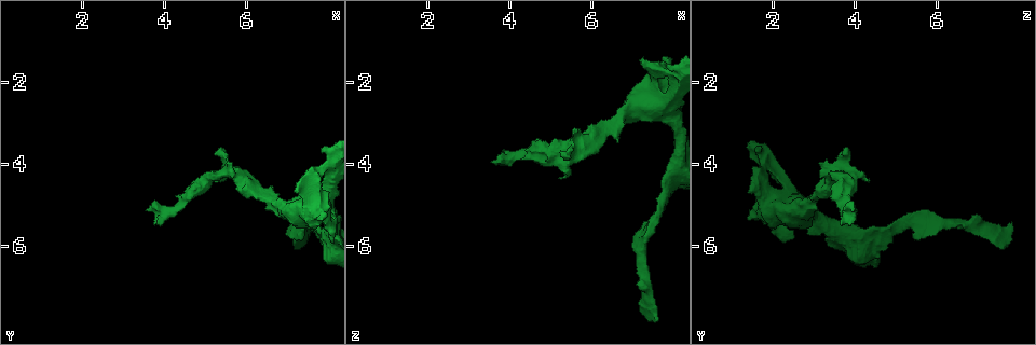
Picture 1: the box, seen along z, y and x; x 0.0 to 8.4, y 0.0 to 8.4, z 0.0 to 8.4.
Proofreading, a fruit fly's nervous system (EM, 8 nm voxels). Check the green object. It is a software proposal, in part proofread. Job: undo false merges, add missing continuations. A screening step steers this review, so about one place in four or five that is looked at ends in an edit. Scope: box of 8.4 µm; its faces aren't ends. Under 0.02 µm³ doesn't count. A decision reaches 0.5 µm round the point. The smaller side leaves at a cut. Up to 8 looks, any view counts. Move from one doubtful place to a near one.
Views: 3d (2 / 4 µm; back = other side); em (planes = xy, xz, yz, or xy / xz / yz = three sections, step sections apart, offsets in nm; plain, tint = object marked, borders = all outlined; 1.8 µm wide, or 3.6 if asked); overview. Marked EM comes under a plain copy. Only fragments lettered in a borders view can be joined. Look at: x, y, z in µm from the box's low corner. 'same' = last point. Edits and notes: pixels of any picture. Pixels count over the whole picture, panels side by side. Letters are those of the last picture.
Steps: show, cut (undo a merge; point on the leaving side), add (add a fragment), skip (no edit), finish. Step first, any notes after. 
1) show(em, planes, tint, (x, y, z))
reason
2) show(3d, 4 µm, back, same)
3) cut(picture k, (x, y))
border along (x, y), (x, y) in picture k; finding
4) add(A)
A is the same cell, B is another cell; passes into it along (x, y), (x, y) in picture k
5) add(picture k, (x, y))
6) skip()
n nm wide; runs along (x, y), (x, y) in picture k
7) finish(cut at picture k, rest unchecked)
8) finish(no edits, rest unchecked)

show(3d, 2 µm, back, (7.55, 5.45, 7.80))
an open end

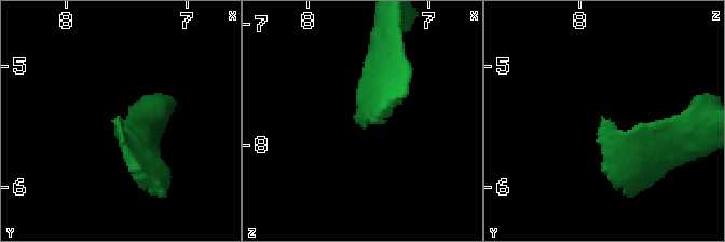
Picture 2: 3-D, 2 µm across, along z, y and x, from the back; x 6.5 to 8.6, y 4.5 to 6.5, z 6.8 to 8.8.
show(em, xz, step 8, borders, (7.56, 5.48, 7.86))
shape alone is not enough

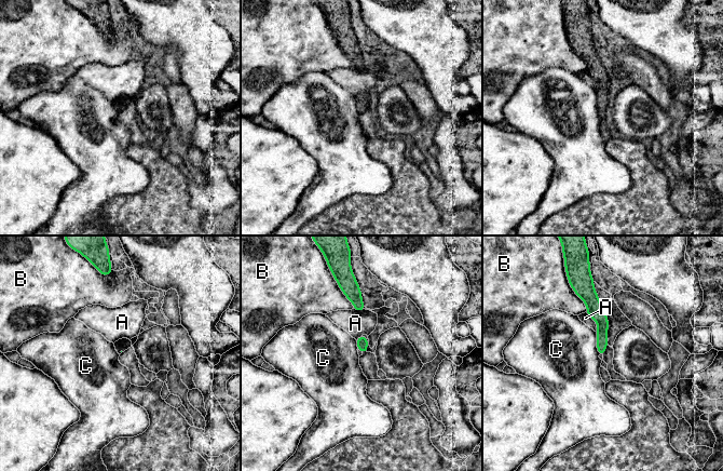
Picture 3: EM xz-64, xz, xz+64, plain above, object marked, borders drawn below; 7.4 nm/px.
skip()
A, B and C are other cells; border along (595, 332), (596, 349), (599, 354) in picture 3; none of them fits

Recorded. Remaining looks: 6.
show(em, xy, step 4, borders, (7.75, 5.65, 4.60))
calibre changes

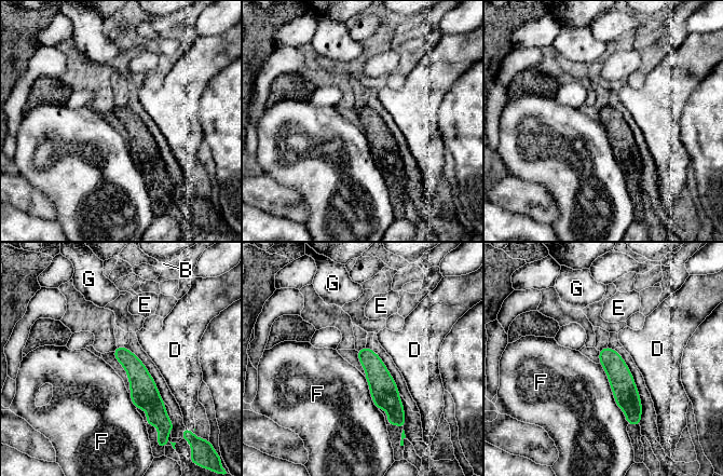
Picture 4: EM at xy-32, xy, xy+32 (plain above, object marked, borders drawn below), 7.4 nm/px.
show(em, planes, borders, same)
cut it another way

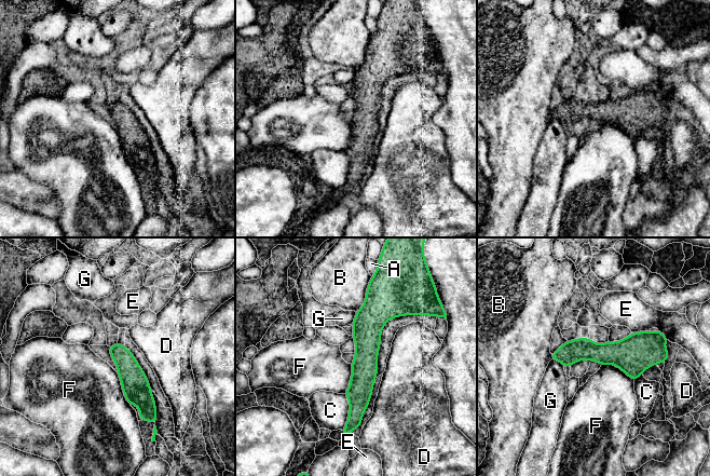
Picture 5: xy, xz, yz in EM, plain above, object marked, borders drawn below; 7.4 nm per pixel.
skip()
180 nm wide; A, B, C, D, E, F and G are other cells; runs along (368, 295), (365, 369), (351, 423) in picture 5; all the same cell

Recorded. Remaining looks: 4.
show(3d, 2 µm, (3.55, 5.10, 3.90))
an open end

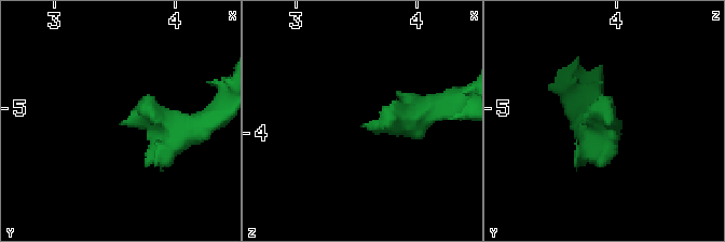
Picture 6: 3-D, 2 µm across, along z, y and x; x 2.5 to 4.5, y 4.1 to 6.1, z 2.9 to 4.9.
show(em, planes, borders, (3.58, 5.10, 3.90))

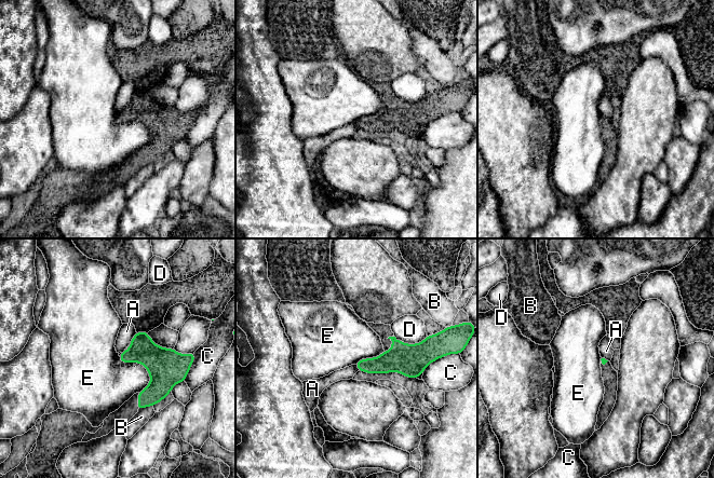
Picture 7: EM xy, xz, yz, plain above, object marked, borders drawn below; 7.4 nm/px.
skip()
E touches over 320 nm; A, B, C, D and E are other cells; border along (118, 356), (139, 362), (149, 384) in picture 7; none of them fits

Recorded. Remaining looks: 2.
finish(no edits, rest unchecked)

